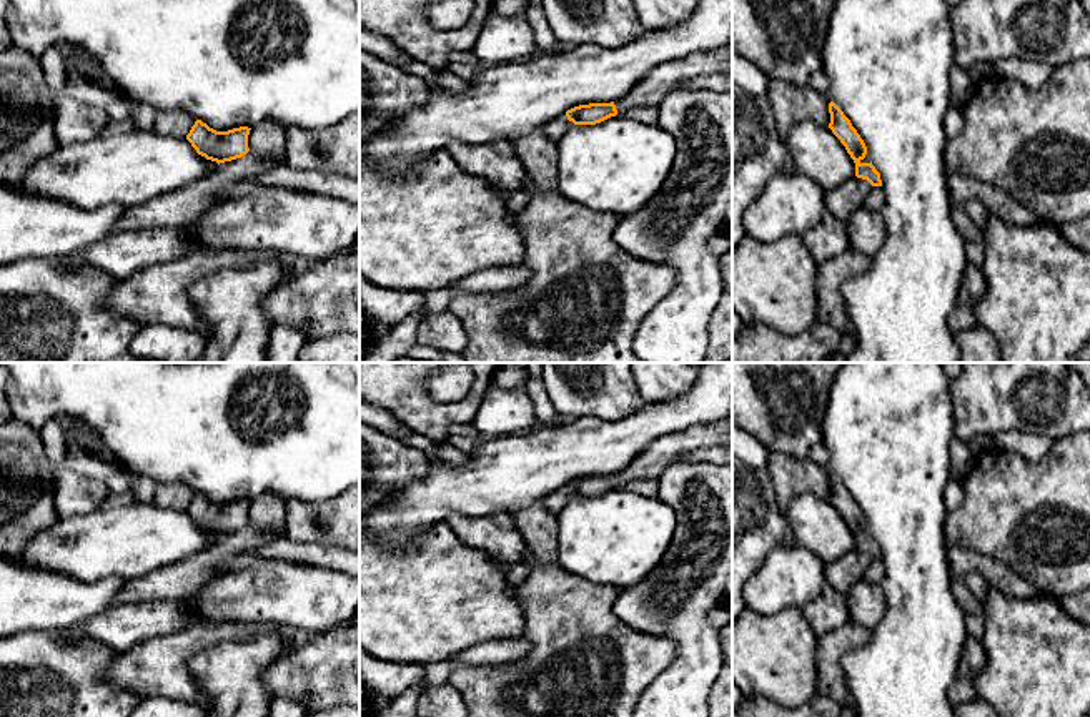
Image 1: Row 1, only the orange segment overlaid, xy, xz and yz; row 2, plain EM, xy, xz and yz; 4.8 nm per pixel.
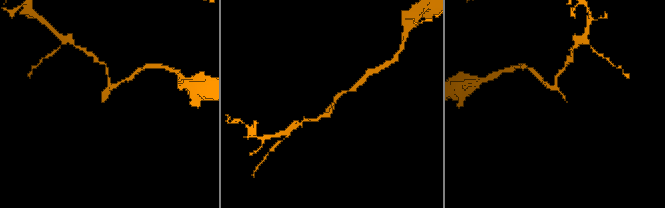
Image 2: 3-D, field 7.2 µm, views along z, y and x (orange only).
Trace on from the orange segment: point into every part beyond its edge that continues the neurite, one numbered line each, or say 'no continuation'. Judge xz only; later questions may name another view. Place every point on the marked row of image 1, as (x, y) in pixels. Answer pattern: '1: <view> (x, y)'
1: xz (558, 127)

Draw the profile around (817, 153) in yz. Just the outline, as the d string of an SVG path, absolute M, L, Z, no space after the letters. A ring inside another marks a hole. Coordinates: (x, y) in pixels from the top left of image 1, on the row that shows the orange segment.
M815 121L794 125L785 138L795 171L832 190L855 176L855 163L829 126Z

